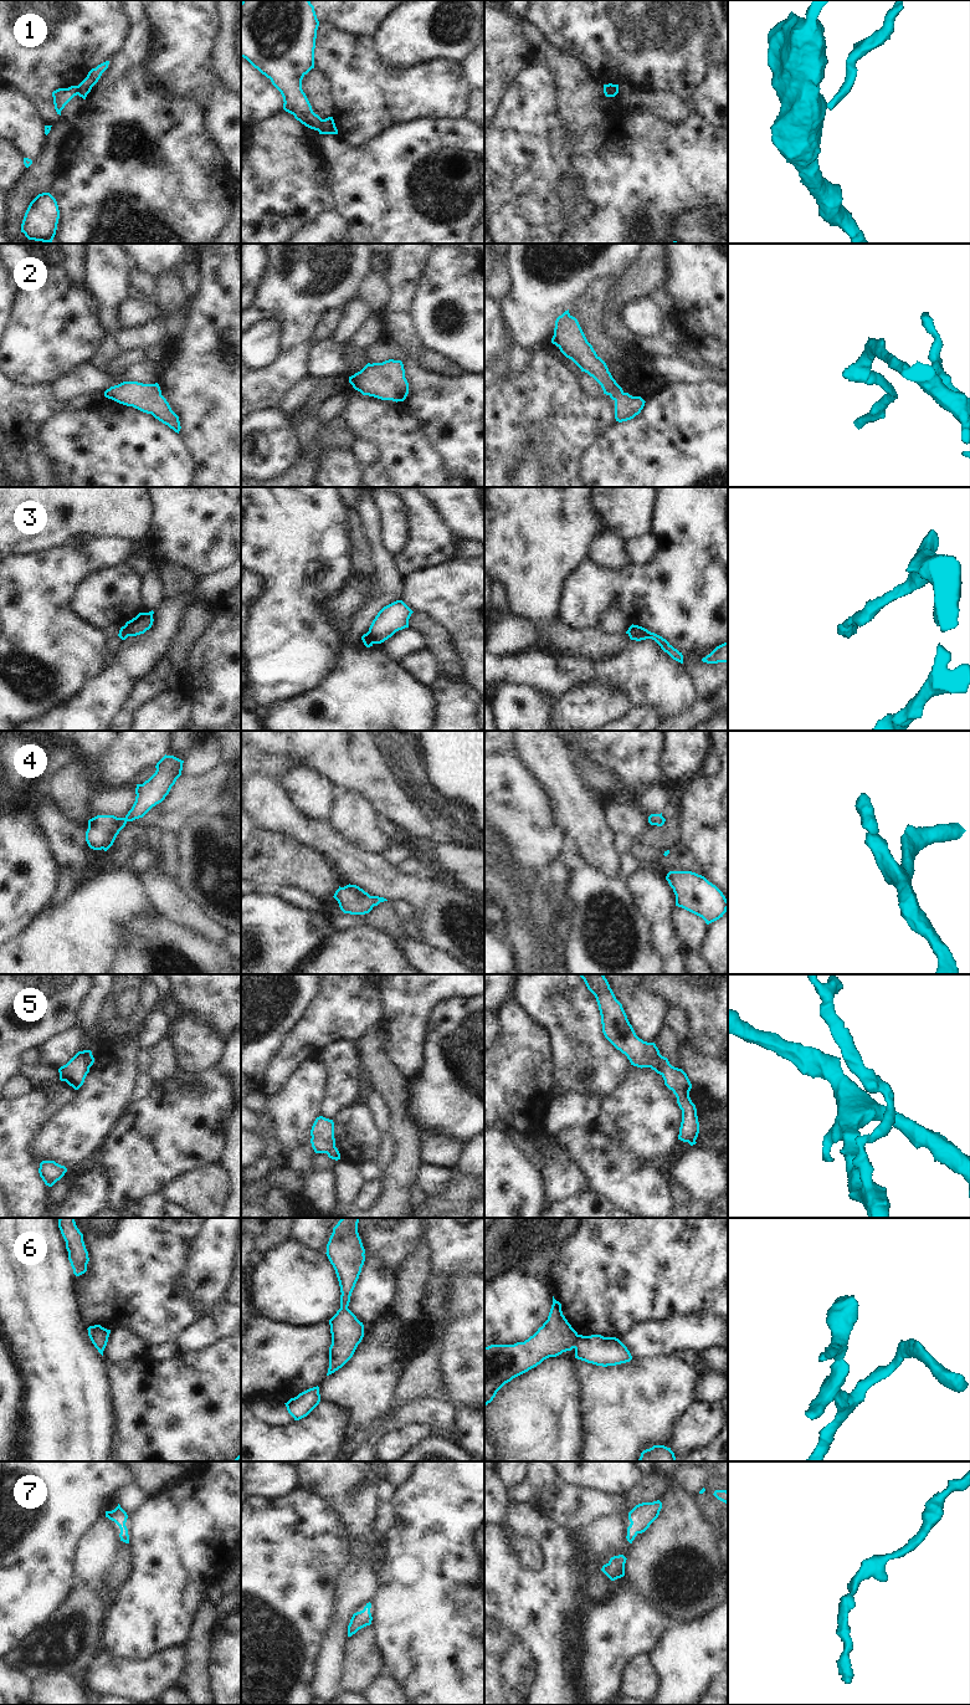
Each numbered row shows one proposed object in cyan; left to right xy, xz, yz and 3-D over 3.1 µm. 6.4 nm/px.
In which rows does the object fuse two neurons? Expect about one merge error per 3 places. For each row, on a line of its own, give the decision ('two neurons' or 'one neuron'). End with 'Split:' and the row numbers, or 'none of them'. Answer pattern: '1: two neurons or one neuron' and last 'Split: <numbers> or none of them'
1: two neurons
2: one neuron
3: two neurons
4: one neuron
5: two neurons
6: two neurons
7: one neuron
Split: 1, 3, 5, 6

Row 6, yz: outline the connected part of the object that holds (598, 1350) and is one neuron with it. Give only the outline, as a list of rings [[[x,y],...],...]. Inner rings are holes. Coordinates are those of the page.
[[[578,1335],[574,1348],[575,1358],[602,1367],[616,1366],[632,1360],[627,1347],[616,1337]]]

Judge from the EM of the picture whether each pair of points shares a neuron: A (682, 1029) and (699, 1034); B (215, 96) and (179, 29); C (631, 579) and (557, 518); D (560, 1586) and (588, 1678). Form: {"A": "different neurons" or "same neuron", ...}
{"A": "different neurons", "B": "same neuron", "C": "different neurons", "D": "different neurons"}

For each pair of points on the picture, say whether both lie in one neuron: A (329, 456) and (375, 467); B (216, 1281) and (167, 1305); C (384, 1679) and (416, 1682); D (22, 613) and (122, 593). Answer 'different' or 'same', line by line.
A: different
B: different
C: different
D: different

